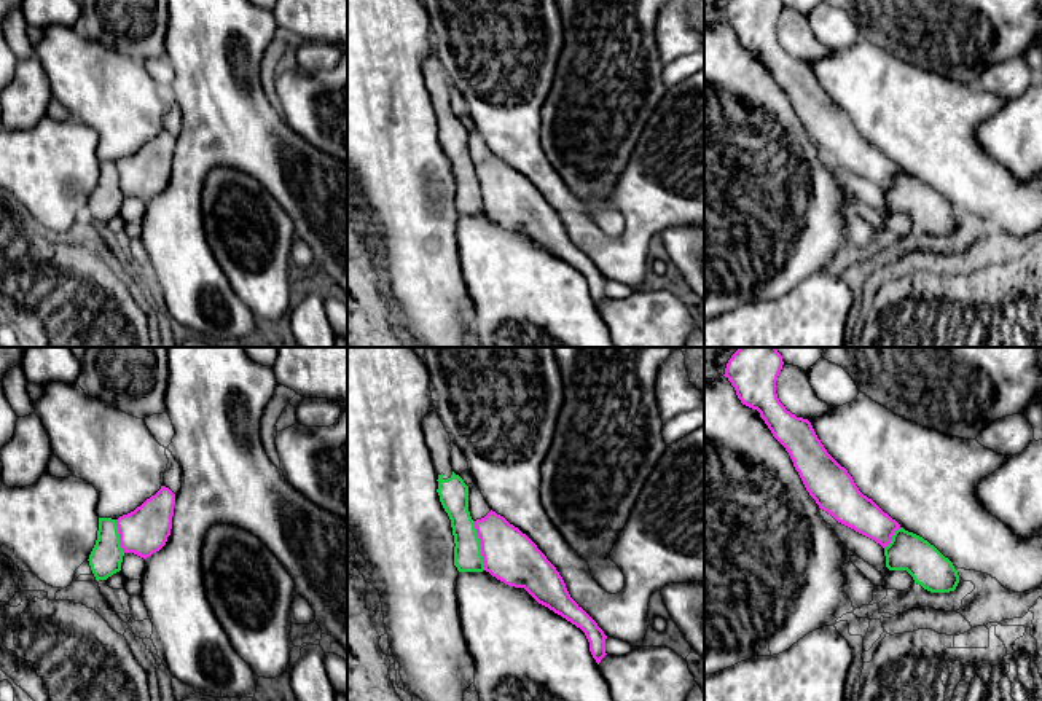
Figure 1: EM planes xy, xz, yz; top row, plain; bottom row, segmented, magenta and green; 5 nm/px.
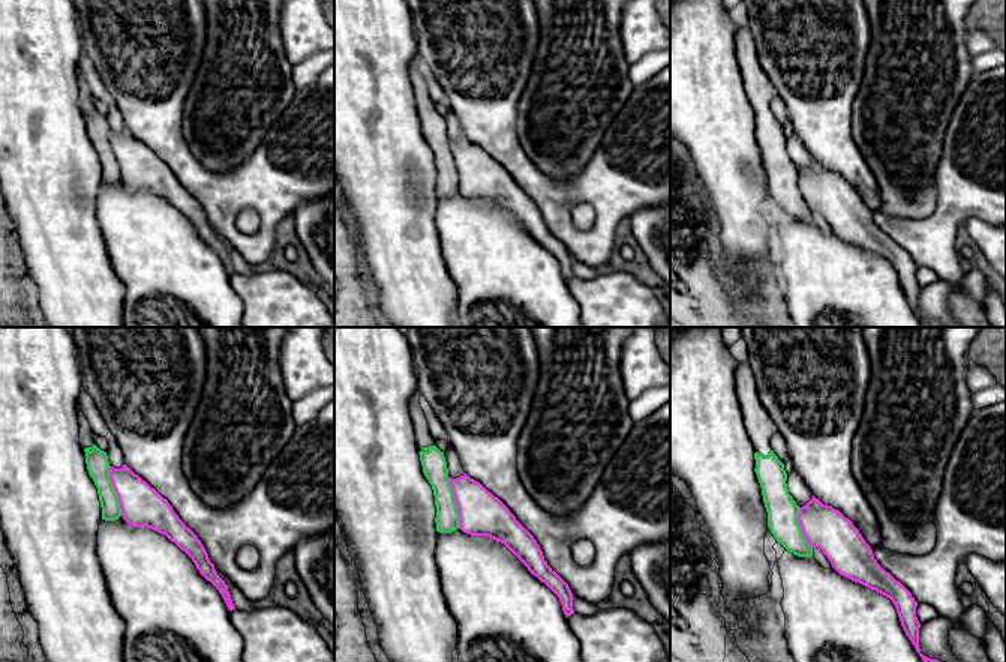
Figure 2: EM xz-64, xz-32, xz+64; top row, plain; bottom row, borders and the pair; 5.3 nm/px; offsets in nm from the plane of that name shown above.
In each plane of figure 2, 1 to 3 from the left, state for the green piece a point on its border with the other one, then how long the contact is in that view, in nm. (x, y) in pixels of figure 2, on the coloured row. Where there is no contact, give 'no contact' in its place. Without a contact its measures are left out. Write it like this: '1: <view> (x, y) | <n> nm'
1: xz-64 (114, 490) | 280 nm
2: xz-32 (456, 503) | 280 nm
3: xz+64 (801, 527) | 240 nm

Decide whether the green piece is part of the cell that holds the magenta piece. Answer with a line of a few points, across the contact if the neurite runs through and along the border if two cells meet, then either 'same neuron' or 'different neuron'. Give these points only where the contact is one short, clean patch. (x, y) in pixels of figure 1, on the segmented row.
different neuron

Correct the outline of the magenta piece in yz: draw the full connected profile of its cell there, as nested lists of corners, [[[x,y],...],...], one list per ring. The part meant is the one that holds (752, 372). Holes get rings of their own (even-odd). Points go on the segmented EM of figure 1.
[[[739,347],[723,376],[741,403],[757,409],[785,448],[819,508],[886,548],[900,524],[859,491],[848,470],[827,452],[811,422],[797,417],[779,401],[776,381],[782,365],[776,347]]]

